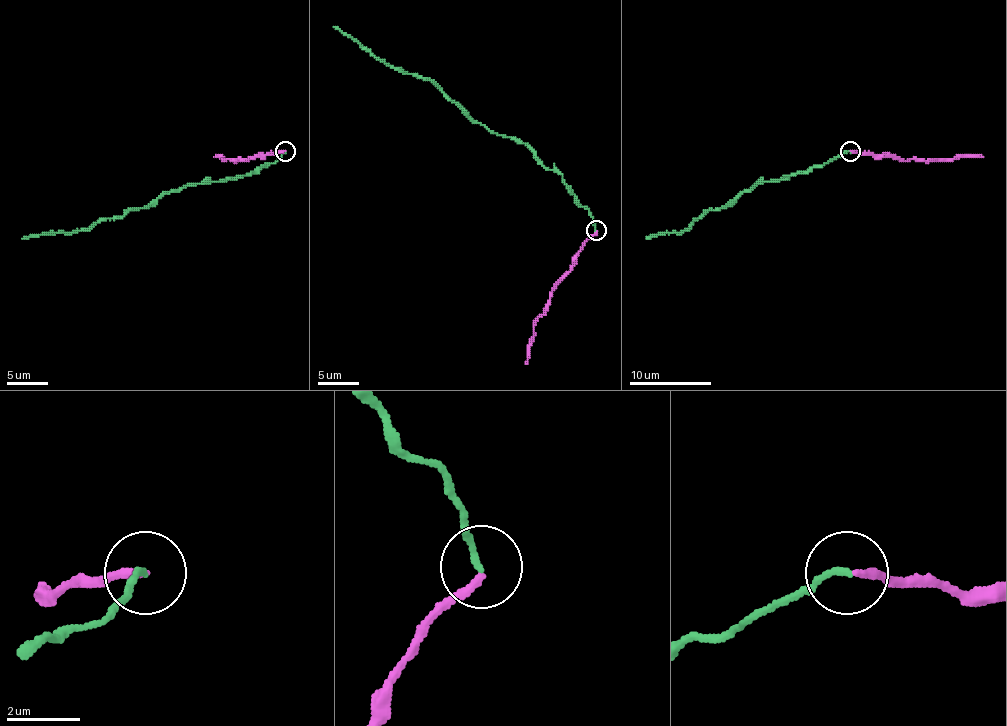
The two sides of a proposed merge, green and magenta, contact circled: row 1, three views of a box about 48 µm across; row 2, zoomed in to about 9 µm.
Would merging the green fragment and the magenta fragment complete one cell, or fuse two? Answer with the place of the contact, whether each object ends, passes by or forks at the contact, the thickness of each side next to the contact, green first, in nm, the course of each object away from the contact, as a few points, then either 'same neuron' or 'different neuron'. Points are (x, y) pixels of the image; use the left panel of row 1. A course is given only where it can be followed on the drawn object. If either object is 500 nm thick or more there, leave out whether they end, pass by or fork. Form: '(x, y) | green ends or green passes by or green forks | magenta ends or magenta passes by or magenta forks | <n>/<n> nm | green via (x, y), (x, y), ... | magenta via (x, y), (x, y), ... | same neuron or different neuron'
(285, 151) | green ends | magenta ends | 190/220 nm | green via (285, 151), (248, 175), (163, 191), (146, 206), (87, 228), (22, 238) | magenta via (285, 151), (255, 155), (244, 161), (214, 157) | different neuron

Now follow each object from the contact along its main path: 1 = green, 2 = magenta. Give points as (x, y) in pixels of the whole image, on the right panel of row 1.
1: (850, 151), (785, 179), (762, 181), (742, 191), (726, 206), (709, 210), (685, 230), (660, 232), (646, 238)
2: (850, 151), (895, 155), (905, 161), (983, 157)

